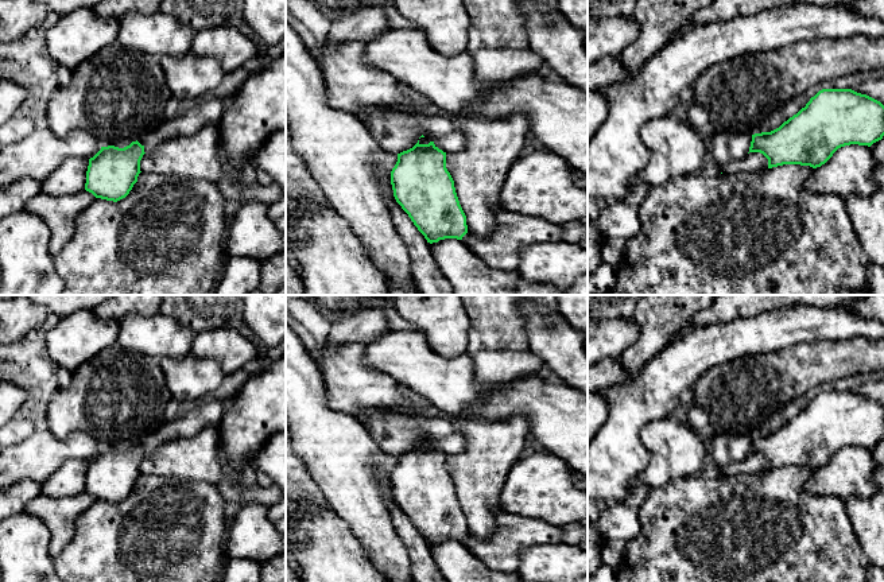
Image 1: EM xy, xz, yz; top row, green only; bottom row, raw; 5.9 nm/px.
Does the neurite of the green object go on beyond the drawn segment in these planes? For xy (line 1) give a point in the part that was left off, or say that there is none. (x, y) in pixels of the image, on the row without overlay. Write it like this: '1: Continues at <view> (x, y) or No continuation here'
1: No continuation here

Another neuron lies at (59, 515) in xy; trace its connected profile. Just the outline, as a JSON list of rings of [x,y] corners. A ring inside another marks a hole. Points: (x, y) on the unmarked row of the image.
[[[82,492],[70,497],[49,497],[43,493],[32,498],[24,512],[40,519],[50,532],[49,552],[55,559],[74,536],[75,521],[97,500]]]

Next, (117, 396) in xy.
[[[116,342],[80,365],[67,387],[50,393],[46,423],[57,439],[85,432],[100,449],[123,442],[136,443],[164,422],[171,399],[159,360],[127,352]]]

